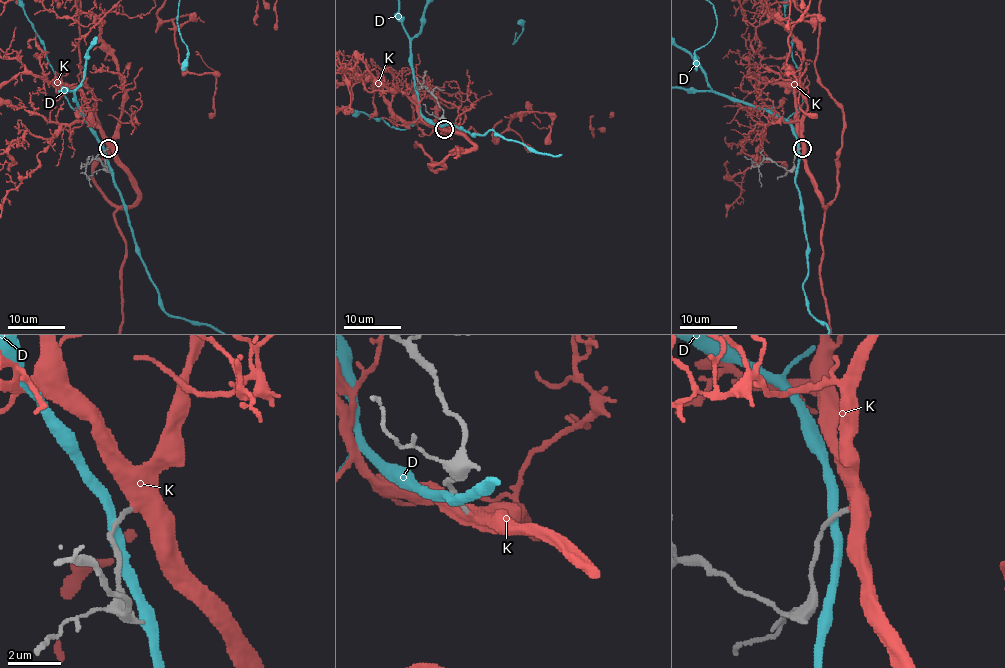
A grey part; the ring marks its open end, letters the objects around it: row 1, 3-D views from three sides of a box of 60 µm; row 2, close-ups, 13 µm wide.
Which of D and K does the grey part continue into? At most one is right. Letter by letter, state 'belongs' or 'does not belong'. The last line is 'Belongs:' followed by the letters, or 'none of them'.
D: does not belong
K: belongs
Belongs: K

